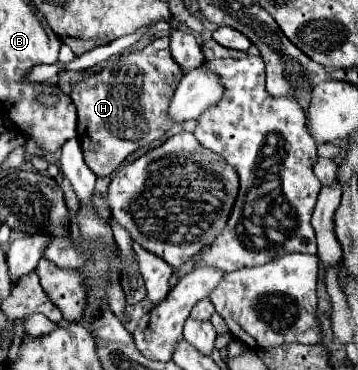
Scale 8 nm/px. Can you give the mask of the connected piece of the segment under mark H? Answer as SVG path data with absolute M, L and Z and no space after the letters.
M160 36L146 48L108 60L100 72L74 86L70 96L78 110L78 138L84 160L96 176L112 174L128 154L130 163L162 144L158 138L174 126L174 122L168 122L168 102L182 76L180 64L170 54L170 38Z

